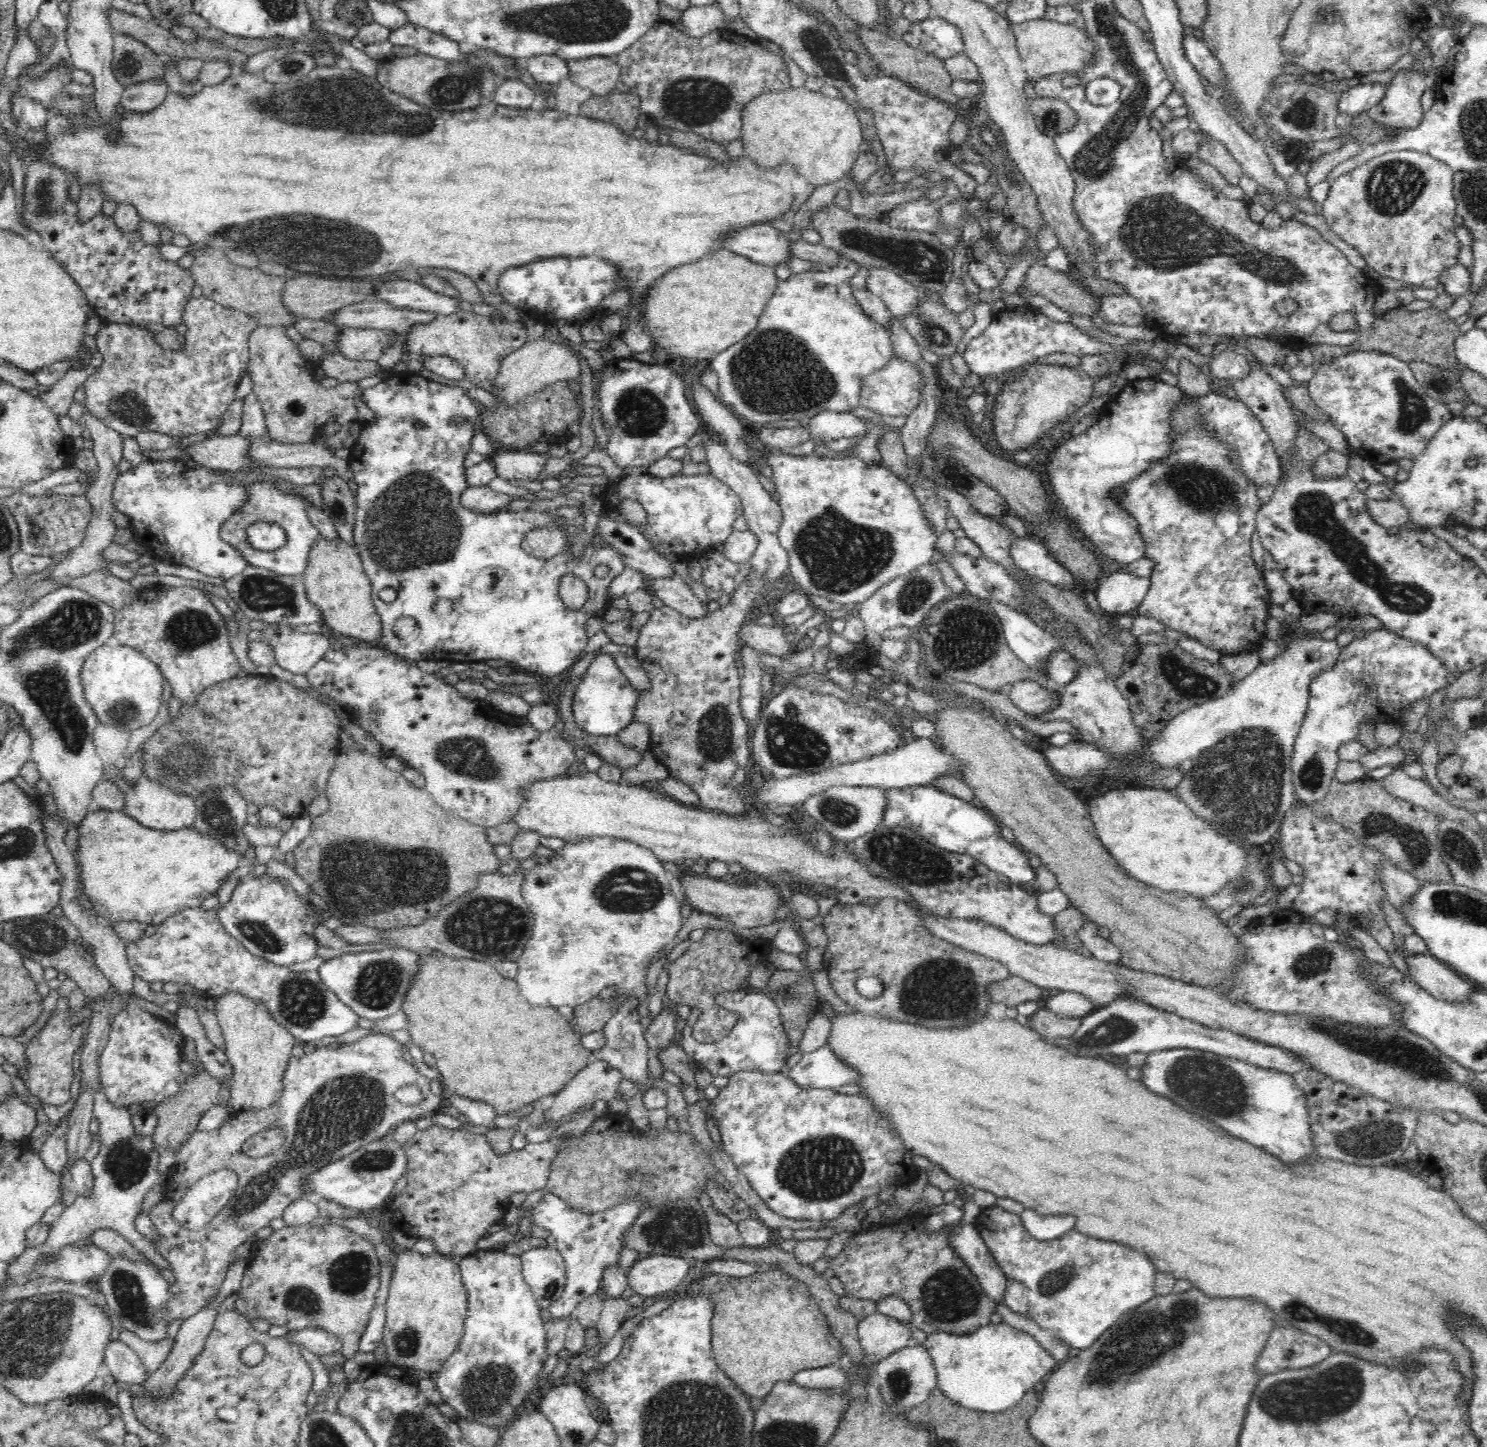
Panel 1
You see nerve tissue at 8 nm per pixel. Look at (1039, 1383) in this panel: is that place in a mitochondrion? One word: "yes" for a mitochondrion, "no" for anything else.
no

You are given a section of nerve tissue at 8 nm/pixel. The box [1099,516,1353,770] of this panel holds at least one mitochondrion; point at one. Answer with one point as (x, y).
(1185, 678)

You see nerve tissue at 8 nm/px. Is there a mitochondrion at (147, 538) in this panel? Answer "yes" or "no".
no

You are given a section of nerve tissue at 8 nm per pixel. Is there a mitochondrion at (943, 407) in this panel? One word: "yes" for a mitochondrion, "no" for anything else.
no

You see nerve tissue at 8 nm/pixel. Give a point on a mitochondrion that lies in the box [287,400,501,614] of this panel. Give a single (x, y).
(413, 525)

